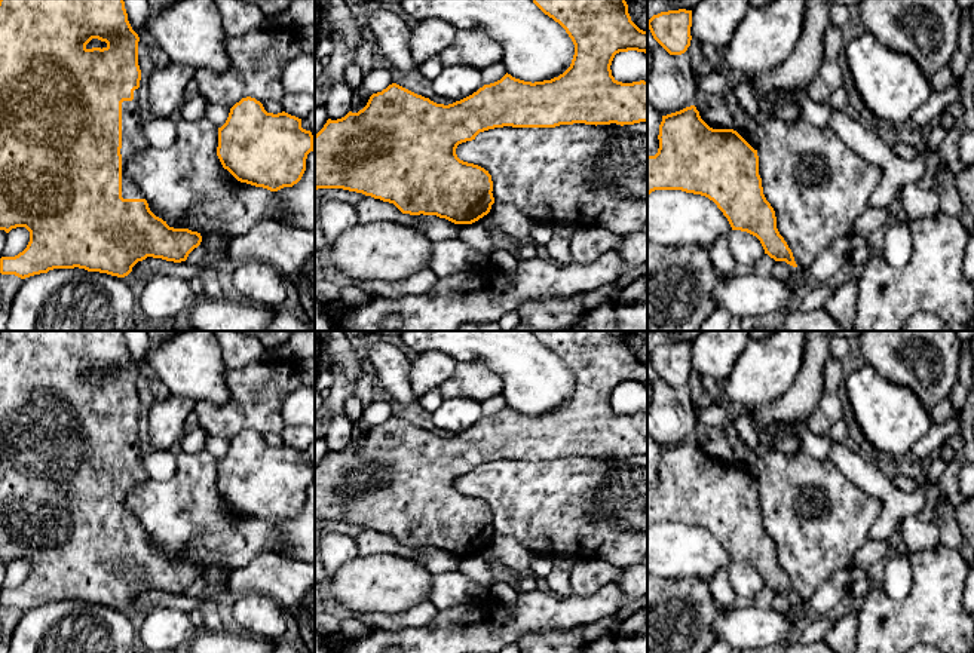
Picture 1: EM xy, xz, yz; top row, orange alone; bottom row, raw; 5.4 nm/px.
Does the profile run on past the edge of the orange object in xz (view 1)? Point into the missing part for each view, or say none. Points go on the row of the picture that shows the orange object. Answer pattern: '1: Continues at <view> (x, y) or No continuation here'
1: No continuation here

